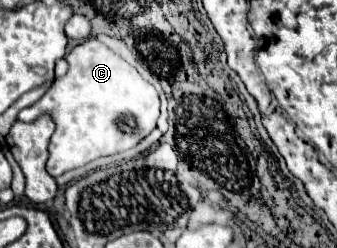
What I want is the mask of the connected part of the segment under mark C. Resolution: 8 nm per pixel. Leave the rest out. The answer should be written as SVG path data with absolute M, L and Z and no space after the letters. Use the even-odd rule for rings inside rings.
M90 37L76 45L66 55L66 61L70 65L68 73L56 79L42 99L18 115L20 121L50 115L56 123L56 131L50 137L50 159L46 163L46 171L52 177L84 167L98 157L132 149L156 127L160 115L158 91L98 39Z

